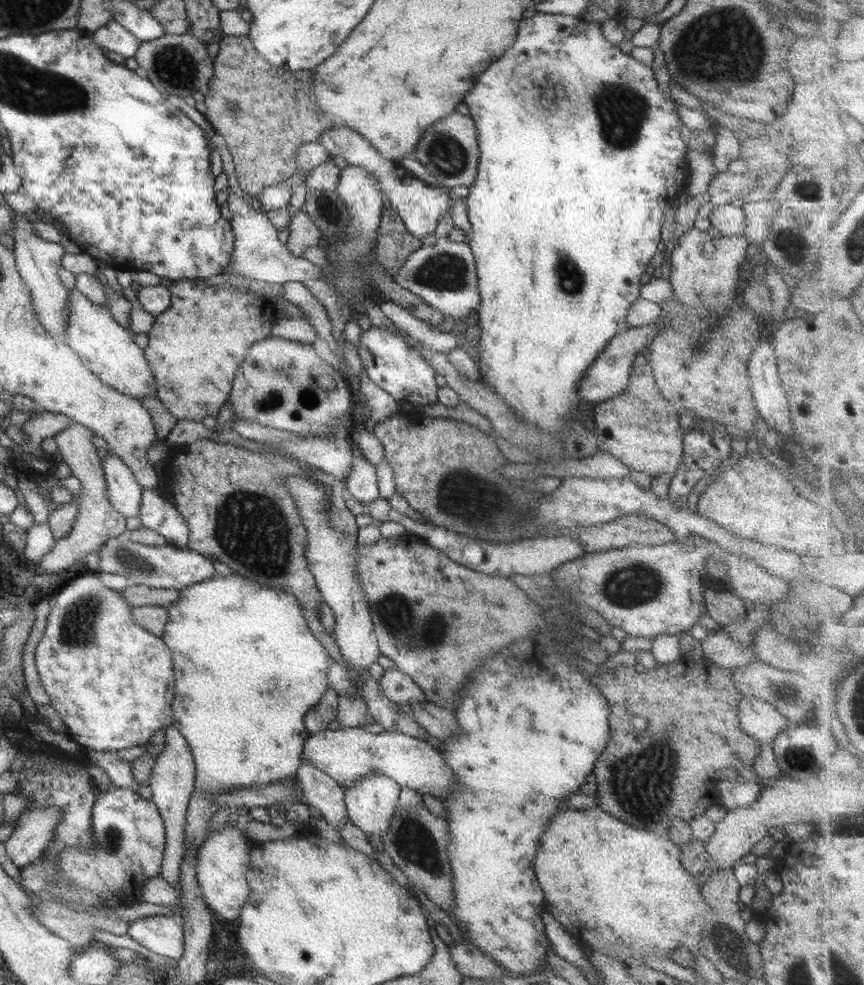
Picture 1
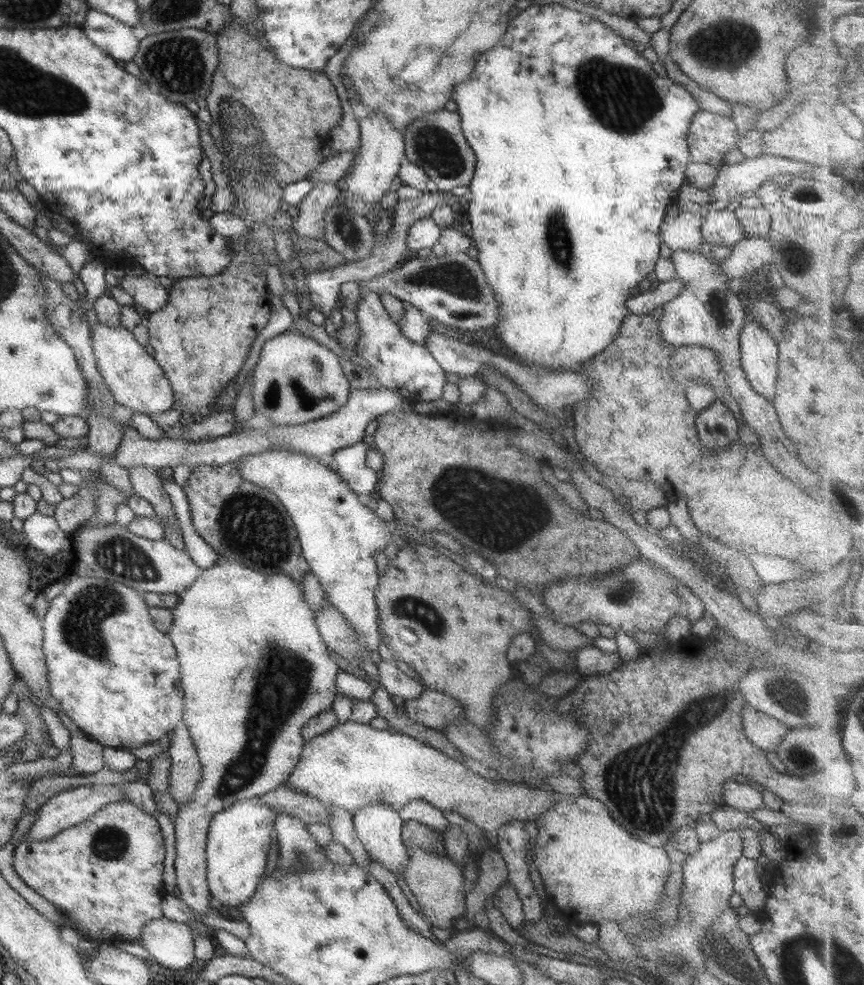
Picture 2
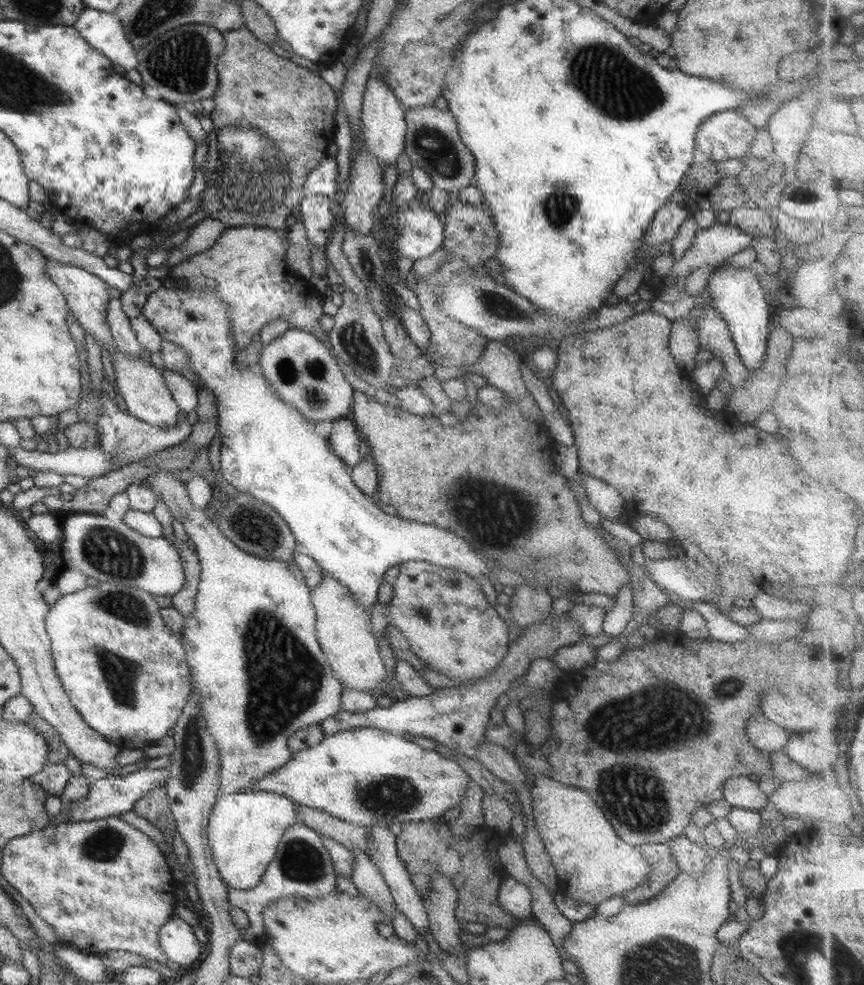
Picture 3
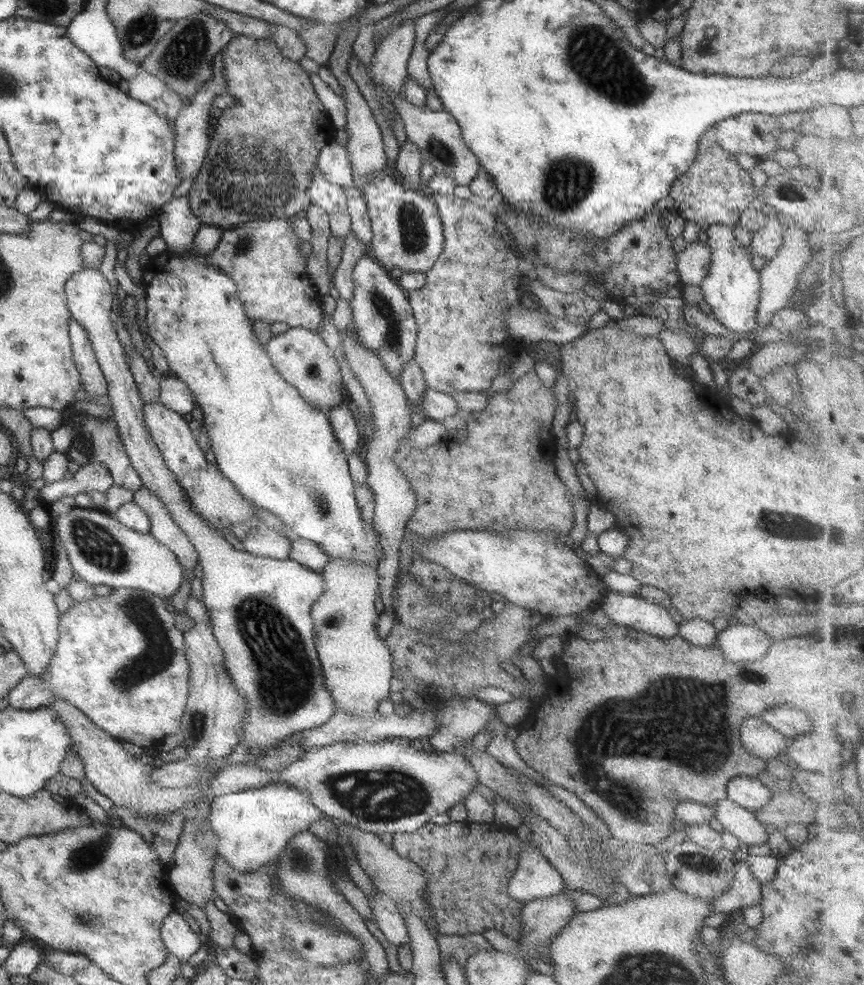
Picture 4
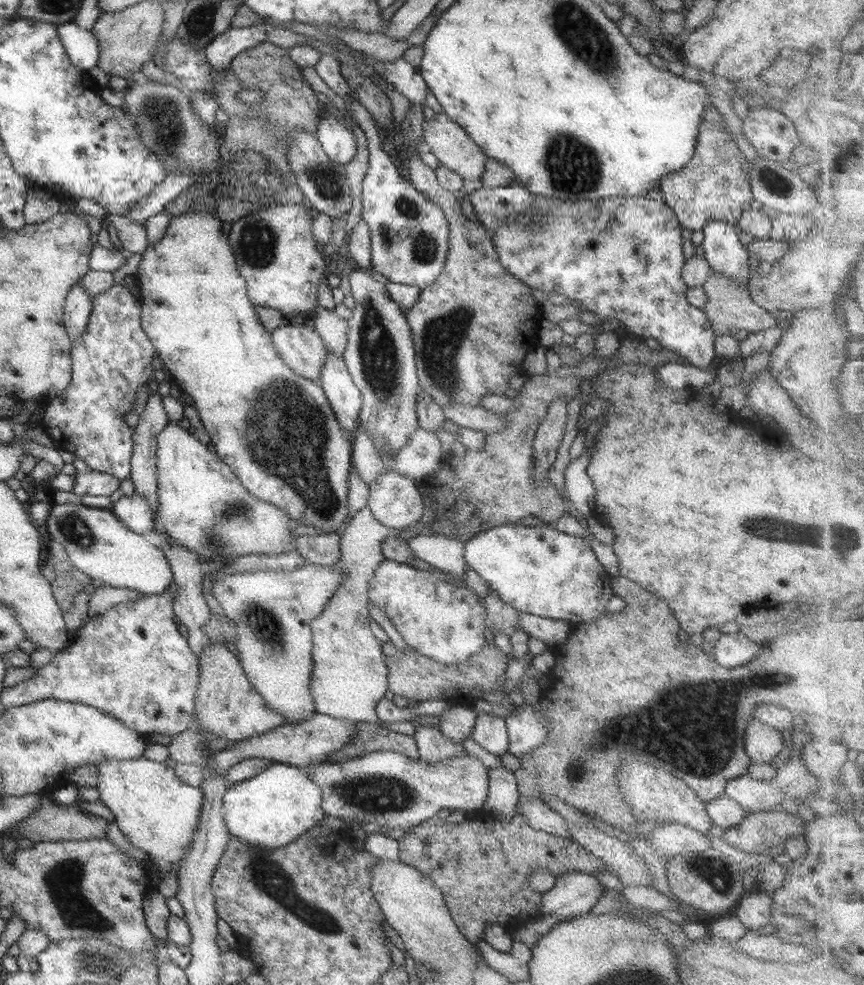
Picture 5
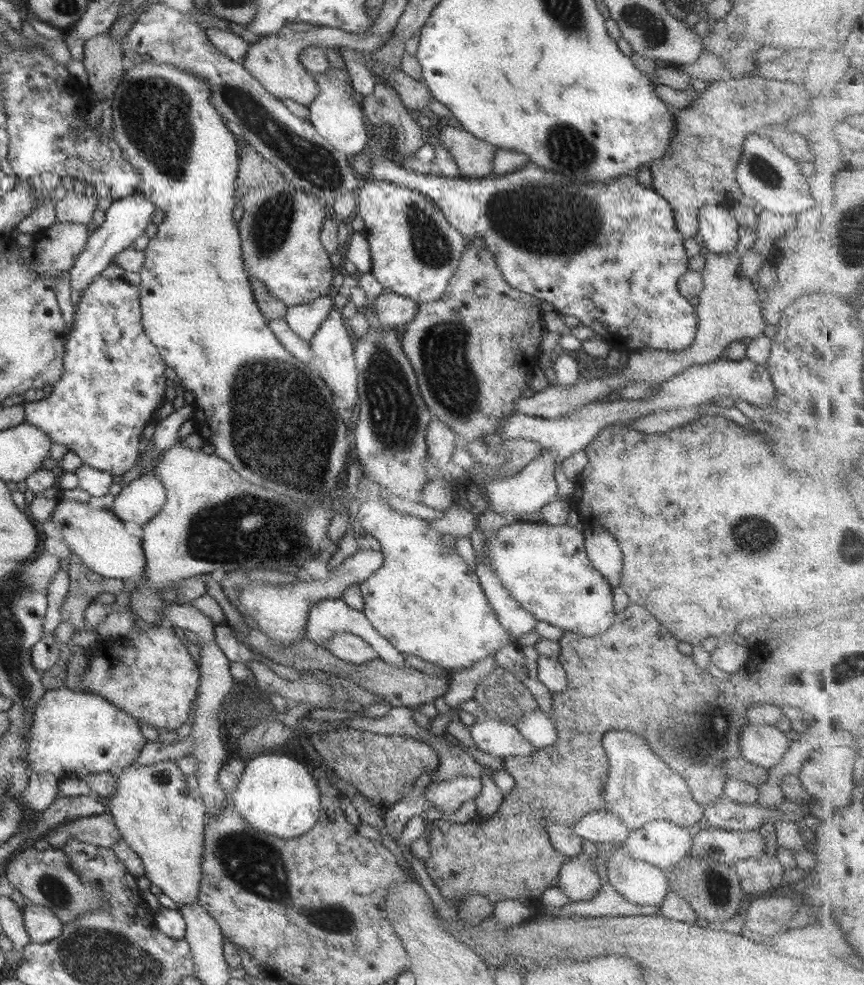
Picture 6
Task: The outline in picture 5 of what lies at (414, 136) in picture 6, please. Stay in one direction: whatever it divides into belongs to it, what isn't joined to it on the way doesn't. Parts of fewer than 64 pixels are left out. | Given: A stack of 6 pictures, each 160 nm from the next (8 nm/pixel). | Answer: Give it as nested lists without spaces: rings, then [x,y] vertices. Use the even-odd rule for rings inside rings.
[[[418,154],[401,155],[406,179],[417,192],[426,194],[433,204],[442,210],[450,228],[449,251],[443,271],[439,273],[433,285],[419,292],[413,307],[404,312],[414,344],[418,386],[421,393],[430,396],[440,409],[450,404],[479,407],[482,396],[510,394],[509,379],[514,375],[524,374],[522,362],[525,355],[539,345],[540,308],[538,302],[533,299],[531,290],[511,277],[501,266],[488,230],[479,223],[468,221],[461,214],[455,193],[439,186],[434,170],[431,170]]]

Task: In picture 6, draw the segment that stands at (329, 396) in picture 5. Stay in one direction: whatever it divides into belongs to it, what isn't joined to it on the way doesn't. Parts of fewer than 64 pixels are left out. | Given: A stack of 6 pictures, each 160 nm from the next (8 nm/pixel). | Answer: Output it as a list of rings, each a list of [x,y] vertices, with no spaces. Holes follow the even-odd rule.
[[[332,306],[324,322],[314,332],[313,338],[308,342],[311,367],[316,371],[317,376],[323,380],[326,388],[331,390],[332,395],[337,395],[347,408],[357,407],[357,371],[354,359],[353,336],[340,315],[340,310]]]

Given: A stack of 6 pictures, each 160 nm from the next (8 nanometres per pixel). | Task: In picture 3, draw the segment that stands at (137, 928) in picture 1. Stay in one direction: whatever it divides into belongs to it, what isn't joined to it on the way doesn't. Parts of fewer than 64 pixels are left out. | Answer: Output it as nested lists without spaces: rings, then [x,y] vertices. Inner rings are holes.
[[[172,916],[160,926],[158,941],[172,967],[177,968],[182,964],[195,966],[198,962],[199,942],[183,919]]]

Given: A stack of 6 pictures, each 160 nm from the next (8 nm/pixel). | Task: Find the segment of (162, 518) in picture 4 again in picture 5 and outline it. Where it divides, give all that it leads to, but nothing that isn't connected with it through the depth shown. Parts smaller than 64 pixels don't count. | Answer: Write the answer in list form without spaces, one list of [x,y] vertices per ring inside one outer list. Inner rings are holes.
[[[147,392],[147,403],[143,411],[139,413],[138,424],[132,429],[132,455],[130,458],[130,479],[133,483],[134,490],[141,493],[149,503],[153,514],[153,522],[155,522],[154,516],[156,515],[156,446],[157,446],[157,434],[165,428],[168,422],[168,416],[163,410],[161,404],[162,397],[155,393]],[[164,534],[158,535],[162,540],[159,549],[162,551],[163,556],[169,565],[173,583],[175,584],[175,588],[177,588],[172,604],[174,618],[177,622],[185,626],[188,634],[186,638],[188,647],[191,649],[191,652],[196,656],[196,658],[199,658],[200,652],[202,652],[202,650],[206,648],[211,641],[202,629],[202,626],[211,617],[211,611],[209,610],[209,607],[207,607],[205,601],[203,601],[203,596],[201,595],[203,567],[201,567],[200,562],[197,560],[196,554],[189,552],[183,546],[178,546],[178,544],[170,542]]]

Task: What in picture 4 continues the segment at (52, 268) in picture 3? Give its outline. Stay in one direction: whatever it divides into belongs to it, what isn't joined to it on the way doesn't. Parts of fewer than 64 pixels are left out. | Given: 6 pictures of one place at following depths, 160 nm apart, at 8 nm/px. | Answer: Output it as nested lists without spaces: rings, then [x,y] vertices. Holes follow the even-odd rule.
[[[96,268],[82,269],[71,275],[65,282],[66,308],[69,310],[70,319],[77,324],[83,325],[92,344],[98,367],[107,384],[107,402],[112,408],[111,419],[116,423],[118,438],[123,445],[131,466],[137,471],[140,481],[158,500],[166,506],[171,520],[177,524],[179,530],[185,532],[186,537],[194,546],[198,554],[198,564],[201,566],[203,604],[212,626],[212,633],[222,650],[222,661],[226,673],[232,678],[238,693],[246,698],[246,718],[243,720],[239,742],[247,746],[247,758],[249,763],[256,763],[257,758],[267,756],[267,751],[274,748],[274,744],[281,742],[285,736],[307,731],[327,722],[334,711],[334,706],[329,694],[324,687],[323,675],[320,662],[314,647],[315,638],[310,617],[310,606],[313,601],[323,594],[324,582],[322,574],[313,572],[306,566],[297,564],[287,558],[285,560],[273,560],[249,554],[233,547],[223,539],[217,530],[205,523],[203,519],[190,508],[186,496],[180,486],[175,482],[173,474],[165,466],[161,453],[150,437],[147,425],[144,423],[142,409],[144,402],[134,384],[131,371],[125,363],[123,348],[109,317],[113,314],[113,294],[109,282],[98,272]]]

